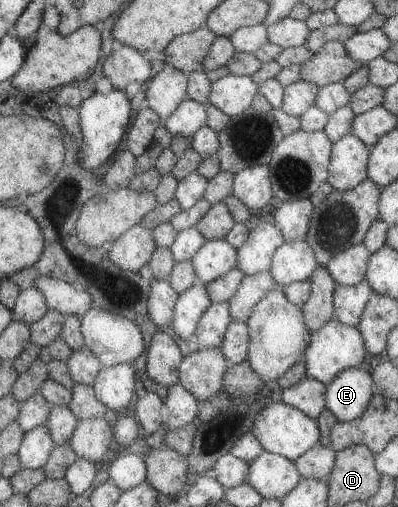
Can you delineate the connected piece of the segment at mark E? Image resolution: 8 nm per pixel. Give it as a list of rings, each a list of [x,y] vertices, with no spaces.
[[[358,367],[341,370],[325,386],[324,406],[337,422],[358,418],[368,408],[374,391],[370,374]]]

